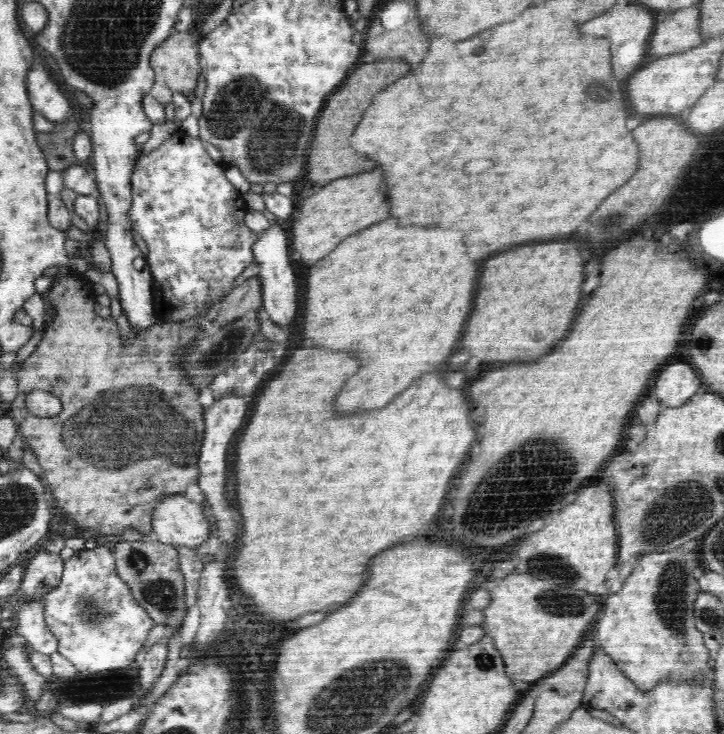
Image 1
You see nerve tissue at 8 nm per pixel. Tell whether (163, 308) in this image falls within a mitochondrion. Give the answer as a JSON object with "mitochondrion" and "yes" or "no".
{"mitochondrion":"no"}

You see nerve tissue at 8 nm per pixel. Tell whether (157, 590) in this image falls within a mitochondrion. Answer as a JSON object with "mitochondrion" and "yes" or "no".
{"mitochondrion":"yes"}

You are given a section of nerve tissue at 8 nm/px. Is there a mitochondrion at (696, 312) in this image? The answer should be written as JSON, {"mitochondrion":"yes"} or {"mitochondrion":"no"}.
{"mitochondrion":"no"}

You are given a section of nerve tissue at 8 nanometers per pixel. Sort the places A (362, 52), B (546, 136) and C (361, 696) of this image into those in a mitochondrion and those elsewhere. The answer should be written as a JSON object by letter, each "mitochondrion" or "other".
{"A":"other","B":"other","C":"mitochondrion"}

